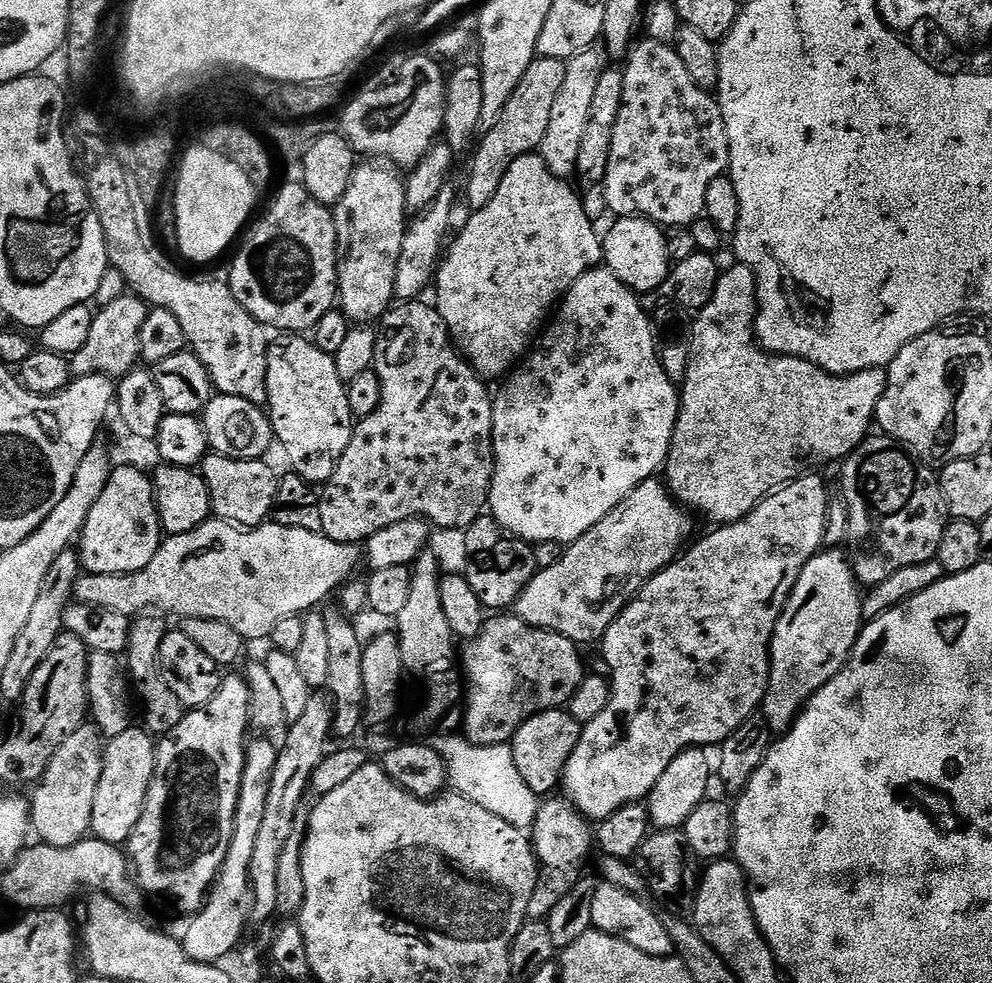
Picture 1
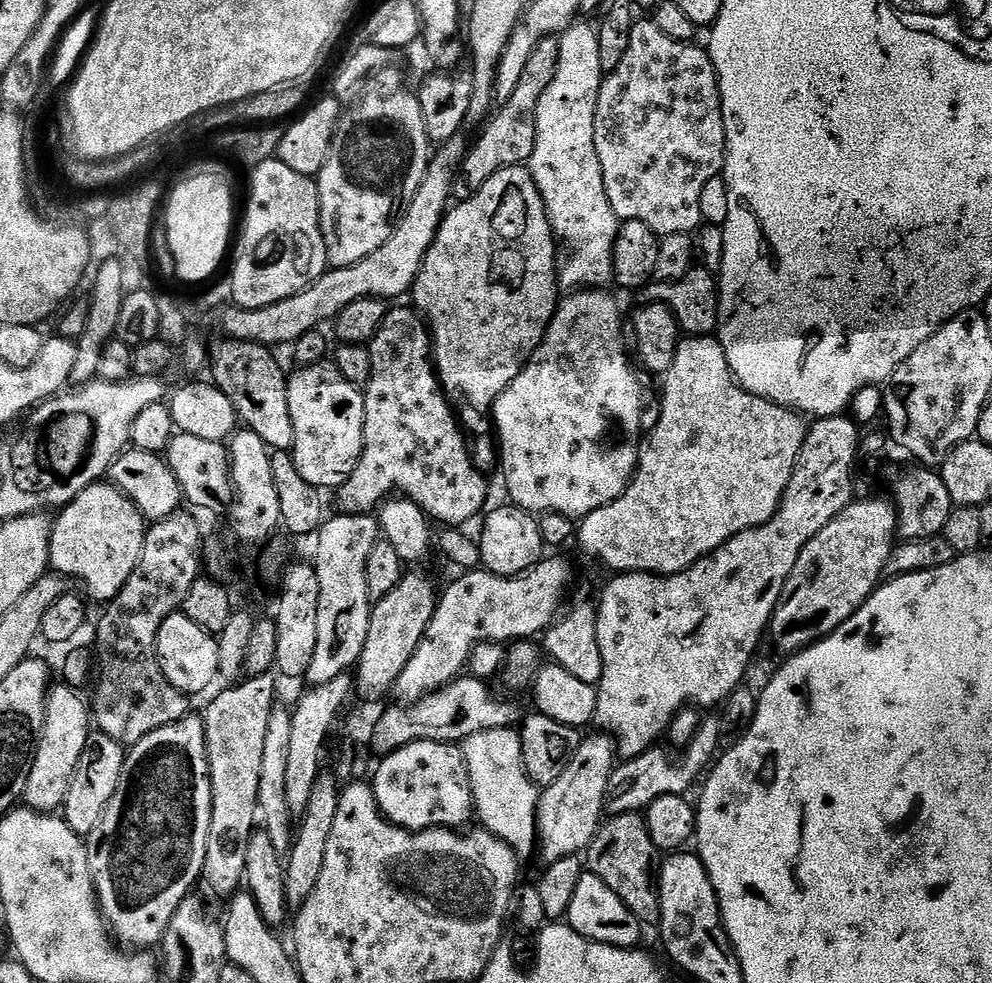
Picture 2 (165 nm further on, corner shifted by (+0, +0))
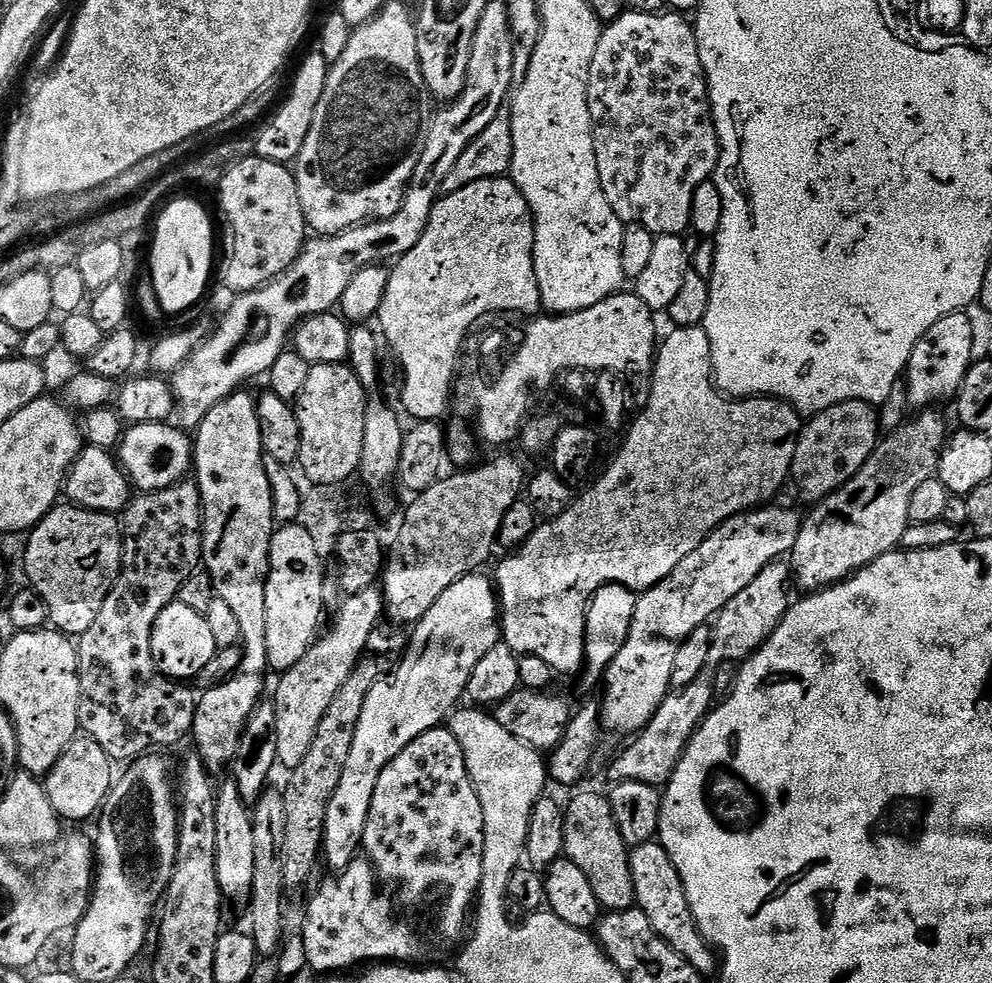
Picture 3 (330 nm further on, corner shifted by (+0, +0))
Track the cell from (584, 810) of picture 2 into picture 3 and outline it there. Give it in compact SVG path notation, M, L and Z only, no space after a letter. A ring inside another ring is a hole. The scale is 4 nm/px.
M776 506L740 512L722 522L702 546L686 554L662 582L637 595L626 646L618 650L618 658L610 662L602 681L604 700L599 701L600 727L607 735L609 732L612 736L631 738L642 731L672 688L670 674L682 642L716 617L730 598L746 590L768 564L783 561L794 550L802 523L801 513L792 508L772 507Z

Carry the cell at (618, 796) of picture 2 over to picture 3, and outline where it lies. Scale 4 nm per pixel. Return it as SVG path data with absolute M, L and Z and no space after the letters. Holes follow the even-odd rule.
M787 563L768 564L746 590L730 598L724 609L714 617L712 630L712 649L707 655L707 664L702 668L694 682L684 688L669 691L668 696L658 706L654 718L642 731L627 741L628 744L616 756L616 761L608 768L609 781L646 782L657 786L667 785L668 779L680 761L684 747L690 738L700 729L704 717L712 711L714 702L709 700L708 692L715 692L716 672L722 662L734 662L739 665L759 650L778 630L782 618L794 603L794 573Z

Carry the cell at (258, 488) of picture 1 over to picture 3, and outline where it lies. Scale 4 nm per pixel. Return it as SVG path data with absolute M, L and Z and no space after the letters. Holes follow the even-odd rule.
M172 422L134 424L125 431L118 445L118 463L128 474L137 493L172 488L193 471L193 437Z

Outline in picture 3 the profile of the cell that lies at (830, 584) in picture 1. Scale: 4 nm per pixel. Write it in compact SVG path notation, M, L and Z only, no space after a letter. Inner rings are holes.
M924 410L913 415L896 432L889 432L877 443L872 456L850 482L831 492L829 496L819 501L809 516L803 517L798 542L794 542L794 550L790 554L790 567L794 573L794 584L797 589L805 588L805 593L811 594L821 588L830 588L847 580L856 572L861 572L867 564L874 562L879 556L885 556L899 545L902 534L910 523L910 498L922 482L933 479L940 467L940 452L946 443L944 420L936 410Z

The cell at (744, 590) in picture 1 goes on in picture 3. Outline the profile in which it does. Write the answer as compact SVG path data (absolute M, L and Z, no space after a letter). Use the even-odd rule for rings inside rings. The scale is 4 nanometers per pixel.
M861 400L842 402L838 406L830 406L830 410L822 410L822 414L811 417L801 427L798 446L794 450L794 462L792 463L791 483L796 483L796 488L811 502L819 502L826 499L831 492L837 492L862 466L871 458L876 449L878 437L881 435L880 424L877 420L877 409L871 404Z

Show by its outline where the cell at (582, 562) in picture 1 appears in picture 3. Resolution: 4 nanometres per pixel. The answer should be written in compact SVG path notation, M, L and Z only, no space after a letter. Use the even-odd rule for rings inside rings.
M473 574L458 578L458 582L454 582L454 586L449 586L442 595L434 602L434 606L430 606L430 610L426 610L426 614L419 622L414 625L410 632L408 649L404 652L404 657L400 663L396 665L396 671L388 676L383 676L374 686L374 690L370 690L370 694L366 697L366 703L362 705L362 715L358 718L358 731L354 734L354 742L350 745L350 754L346 757L346 770L342 770L342 779L338 782L338 790L334 790L334 798L330 798L330 806L326 810L326 818L324 822L324 840L322 843L322 860L329 864L333 869L333 873L339 874L346 870L346 866L350 866L353 860L357 859L358 853L361 851L364 843L364 827L366 826L366 818L370 814L370 798L374 794L374 786L378 782L378 774L382 774L382 770L386 770L386 766L390 762L394 762L394 758L398 758L398 754L402 754L402 750L406 750L406 746L410 746L410 742L414 742L414 738L418 738L422 734L426 734L431 728L441 727L451 717L454 709L465 699L467 683L470 682L471 674L478 662L489 654L490 650L495 648L496 644L501 643L500 634L500 601L496 595L496 590L491 579L488 580L484 574Z

